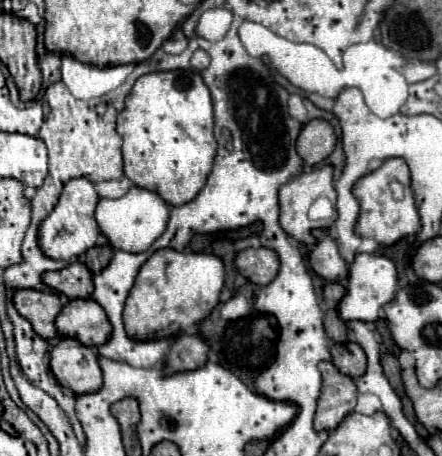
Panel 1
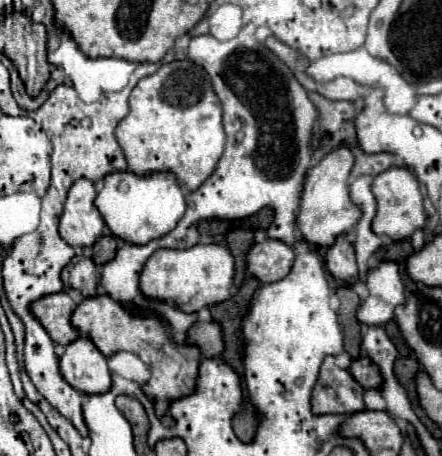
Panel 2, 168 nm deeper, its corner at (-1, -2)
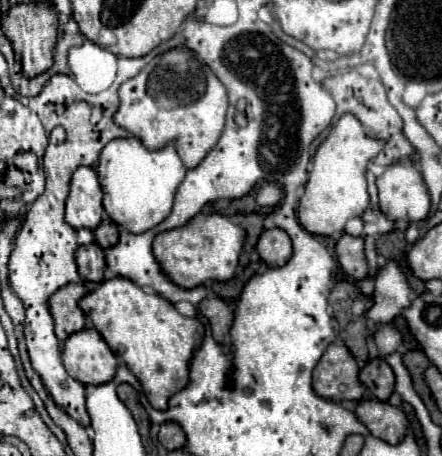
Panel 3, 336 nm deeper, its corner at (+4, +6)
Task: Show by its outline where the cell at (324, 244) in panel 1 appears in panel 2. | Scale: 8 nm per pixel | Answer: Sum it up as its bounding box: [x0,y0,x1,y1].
[326,238,358,284]

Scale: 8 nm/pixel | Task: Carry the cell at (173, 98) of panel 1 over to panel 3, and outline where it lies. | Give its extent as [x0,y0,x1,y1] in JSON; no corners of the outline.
[113,46,227,170]

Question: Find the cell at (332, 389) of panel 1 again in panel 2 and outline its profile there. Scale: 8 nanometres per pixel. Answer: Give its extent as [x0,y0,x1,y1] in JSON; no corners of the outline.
[312,356,364,414]

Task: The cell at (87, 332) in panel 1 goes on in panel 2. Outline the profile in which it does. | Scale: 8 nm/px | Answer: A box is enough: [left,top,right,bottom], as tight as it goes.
[72,294,202,418]

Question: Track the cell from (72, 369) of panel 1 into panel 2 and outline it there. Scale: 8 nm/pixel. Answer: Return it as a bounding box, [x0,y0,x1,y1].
[60,336,112,394]

